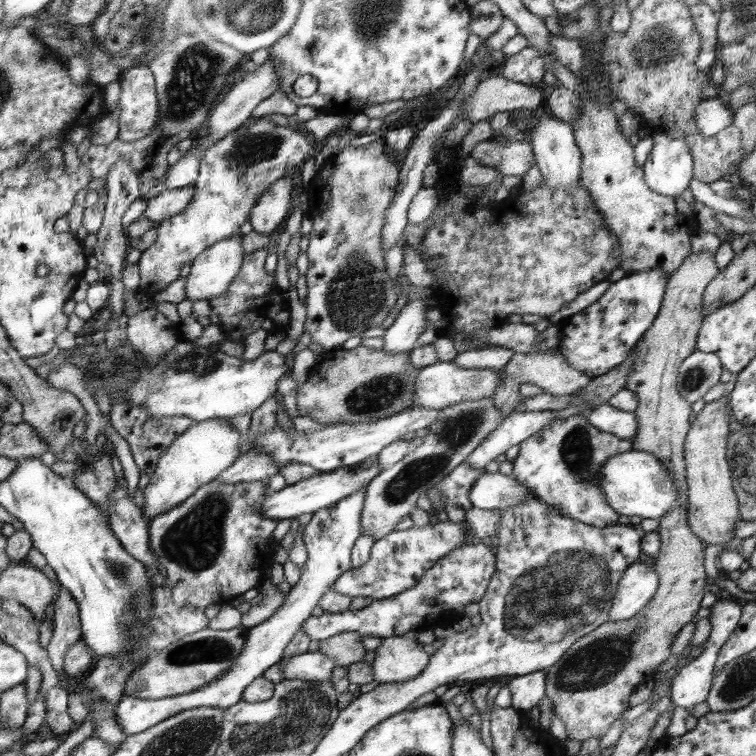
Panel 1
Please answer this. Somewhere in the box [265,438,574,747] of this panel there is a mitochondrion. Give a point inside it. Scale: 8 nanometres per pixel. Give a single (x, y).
(307, 711)

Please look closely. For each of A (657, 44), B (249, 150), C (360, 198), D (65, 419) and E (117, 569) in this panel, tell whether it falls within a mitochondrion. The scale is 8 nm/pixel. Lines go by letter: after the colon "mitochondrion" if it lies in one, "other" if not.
A: mitochondrion
B: mitochondrion
C: mitochondrion
D: other
E: mitochondrion

